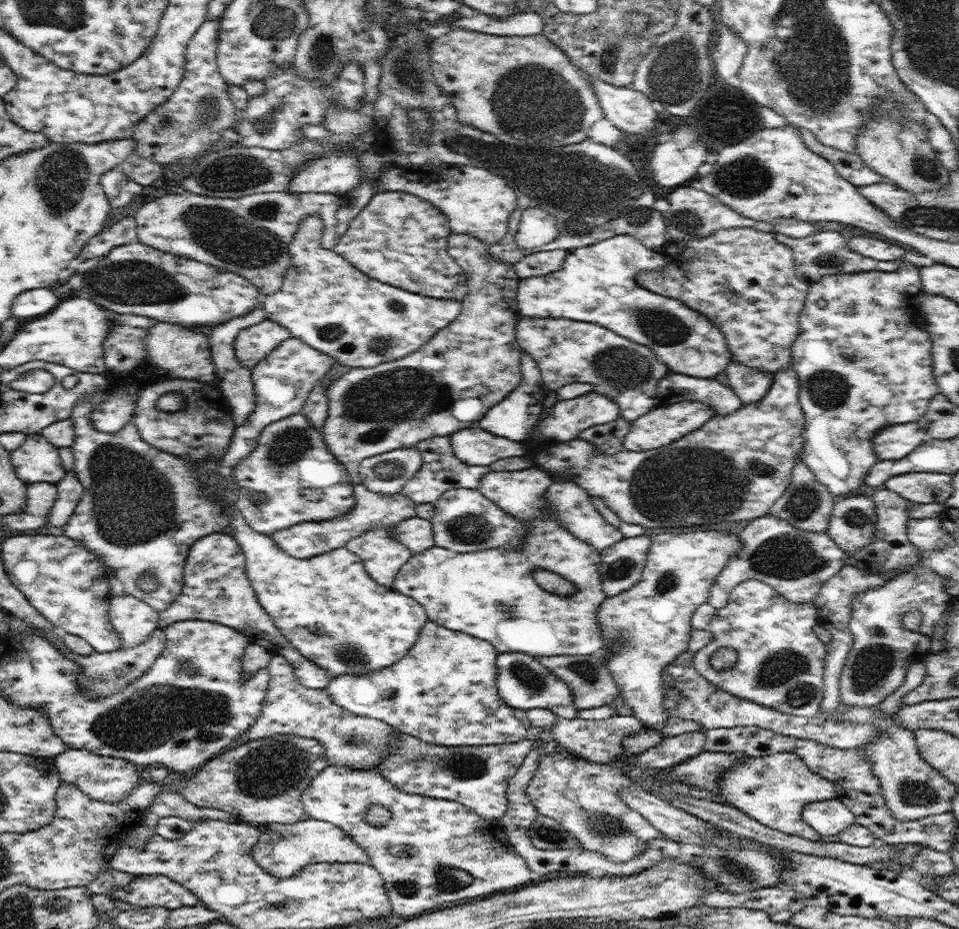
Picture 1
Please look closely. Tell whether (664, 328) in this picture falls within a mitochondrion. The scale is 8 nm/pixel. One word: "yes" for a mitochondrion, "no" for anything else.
yes

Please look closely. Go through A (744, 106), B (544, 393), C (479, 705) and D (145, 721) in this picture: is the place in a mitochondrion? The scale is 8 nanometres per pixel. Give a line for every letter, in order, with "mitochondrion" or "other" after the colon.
A: other
B: other
C: other
D: mitochondrion

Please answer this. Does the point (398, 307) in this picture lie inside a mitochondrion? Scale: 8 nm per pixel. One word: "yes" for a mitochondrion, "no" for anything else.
yes

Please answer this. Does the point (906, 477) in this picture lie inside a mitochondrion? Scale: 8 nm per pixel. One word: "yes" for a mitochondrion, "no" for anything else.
no

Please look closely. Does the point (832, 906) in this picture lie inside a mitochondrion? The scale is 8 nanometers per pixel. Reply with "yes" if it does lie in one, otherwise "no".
no

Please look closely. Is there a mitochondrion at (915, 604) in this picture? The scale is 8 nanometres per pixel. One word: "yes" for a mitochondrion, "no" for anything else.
no

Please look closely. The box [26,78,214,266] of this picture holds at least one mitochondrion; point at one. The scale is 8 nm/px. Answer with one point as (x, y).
(61, 177)

